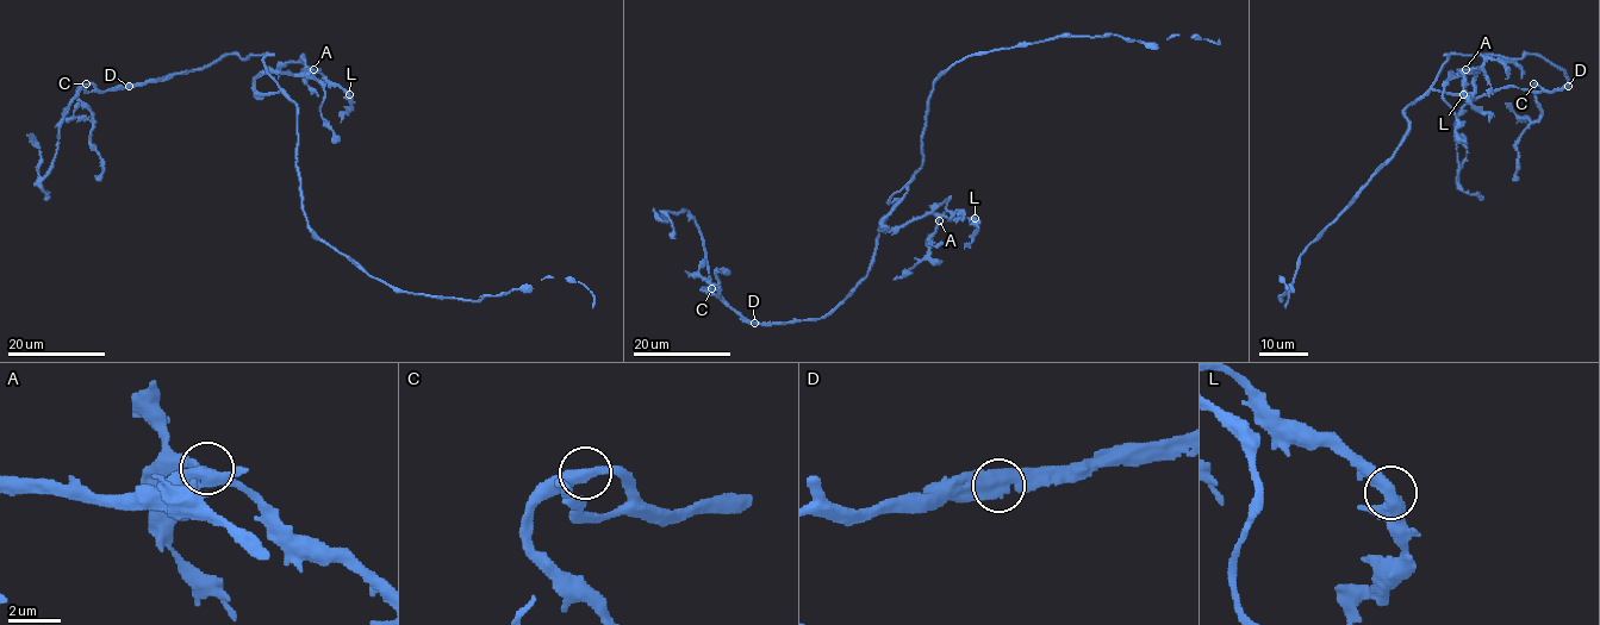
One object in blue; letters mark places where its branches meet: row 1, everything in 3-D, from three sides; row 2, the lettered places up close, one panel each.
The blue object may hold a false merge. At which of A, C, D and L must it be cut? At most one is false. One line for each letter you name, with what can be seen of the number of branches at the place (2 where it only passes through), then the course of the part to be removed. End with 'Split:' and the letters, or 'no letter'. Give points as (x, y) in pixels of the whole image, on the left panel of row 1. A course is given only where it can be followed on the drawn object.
D: 2 | (129, 86), (173, 76)
Split: D

